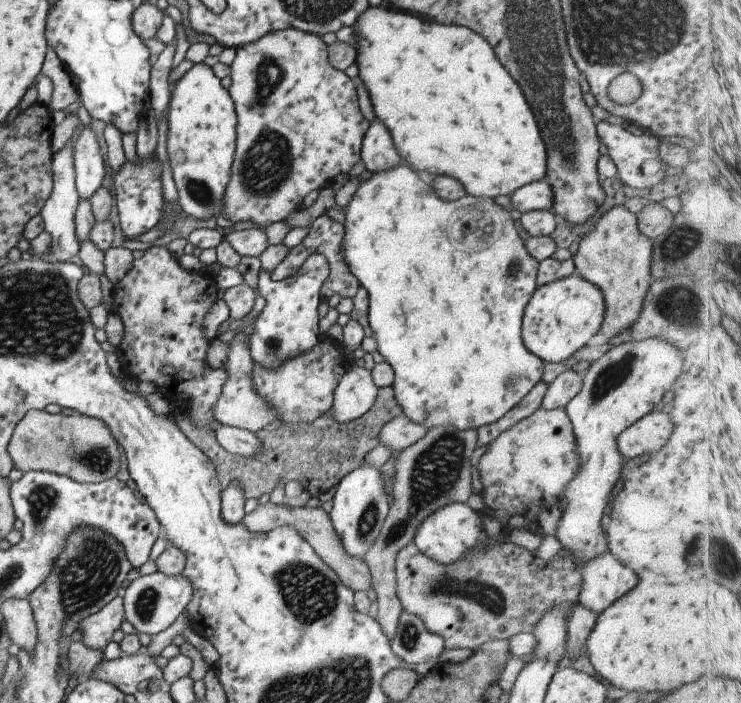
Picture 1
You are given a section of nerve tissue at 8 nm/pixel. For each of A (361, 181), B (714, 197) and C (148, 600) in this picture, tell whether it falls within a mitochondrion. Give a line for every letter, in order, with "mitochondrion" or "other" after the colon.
A: other
B: other
C: mitochondrion

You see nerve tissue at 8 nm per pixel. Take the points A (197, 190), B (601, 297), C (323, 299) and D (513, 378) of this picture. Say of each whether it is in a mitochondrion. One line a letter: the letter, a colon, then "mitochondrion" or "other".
A: mitochondrion
B: other
C: other
D: mitochondrion

